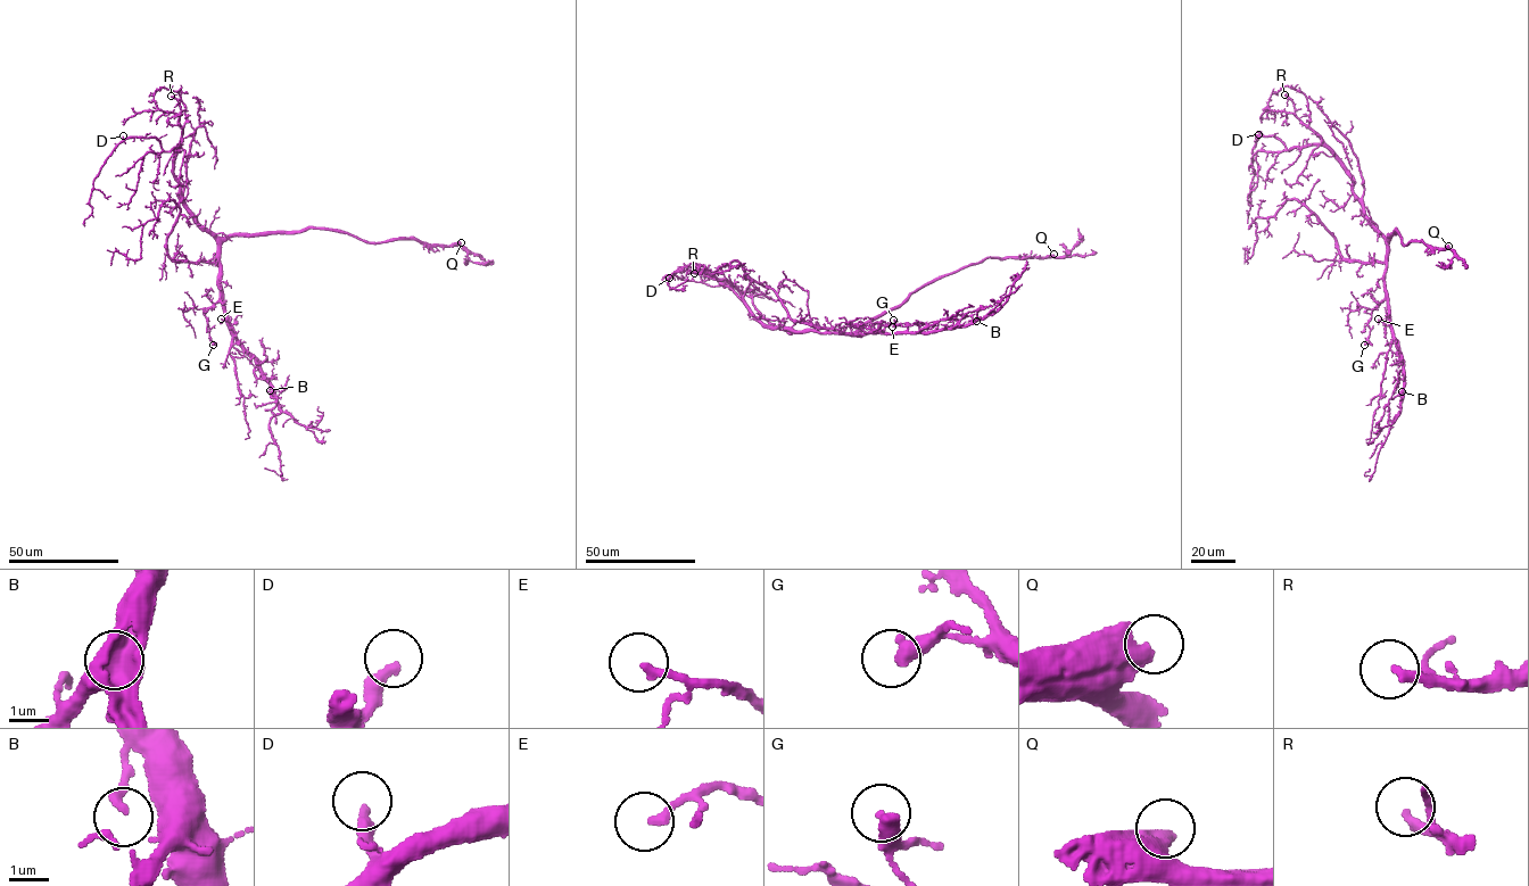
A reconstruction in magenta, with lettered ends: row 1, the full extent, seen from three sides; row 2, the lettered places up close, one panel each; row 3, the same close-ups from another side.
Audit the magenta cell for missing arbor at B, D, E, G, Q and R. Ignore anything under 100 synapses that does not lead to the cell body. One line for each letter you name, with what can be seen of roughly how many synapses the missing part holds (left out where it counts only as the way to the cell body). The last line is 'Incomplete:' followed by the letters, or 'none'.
Q: 350 syn
Incomplete: Q

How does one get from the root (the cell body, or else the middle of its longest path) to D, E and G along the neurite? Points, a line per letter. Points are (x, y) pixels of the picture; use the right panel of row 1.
D: (1379, 231), (1354, 192), (1346, 167), (1330, 150), (1317, 145), (1287, 150), (1279, 140), (1256, 137), (1258, 134)
E: (1379, 231), (1386, 246), (1388, 324), (1378, 319)
G: (1379, 231), (1386, 246), (1385, 298), (1372, 311), (1368, 324), (1370, 342), (1364, 345)

